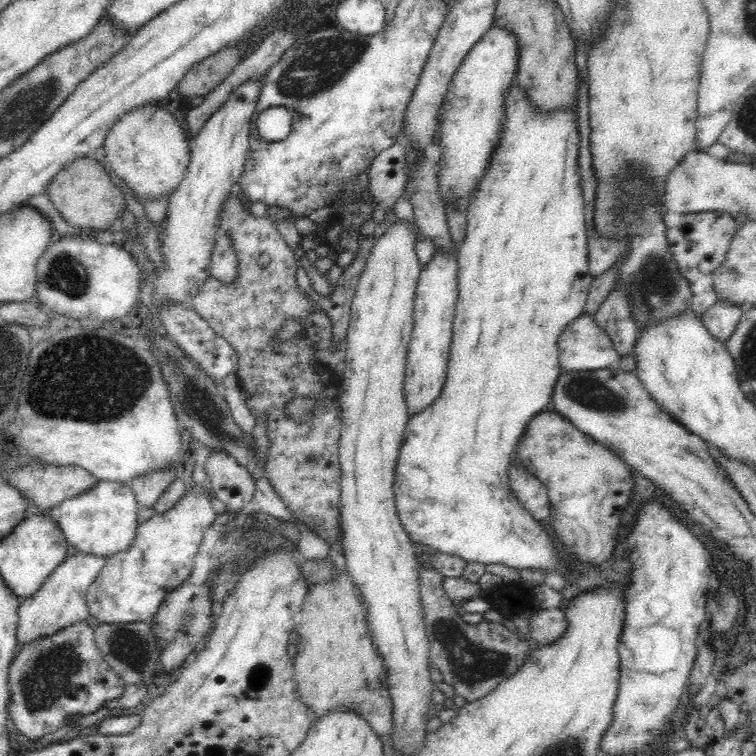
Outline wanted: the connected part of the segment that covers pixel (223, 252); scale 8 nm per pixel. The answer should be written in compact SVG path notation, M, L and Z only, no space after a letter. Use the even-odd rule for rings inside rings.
M224 232L215 238L215 245L211 254L211 276L220 280L220 284L226 287L236 280L238 259L234 250L231 236Z

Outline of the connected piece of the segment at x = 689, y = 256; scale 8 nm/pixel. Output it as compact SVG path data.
M704 211L683 215L676 226L666 230L668 251L680 275L688 279L690 284L695 284L704 276L710 276L710 274L712 276L724 262L737 229L738 225L734 223L734 216L728 213Z

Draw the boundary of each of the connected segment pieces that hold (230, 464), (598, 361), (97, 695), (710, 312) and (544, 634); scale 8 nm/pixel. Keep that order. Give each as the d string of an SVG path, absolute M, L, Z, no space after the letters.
M219 448L208 449L202 463L206 477L210 479L210 489L218 500L226 504L230 514L236 514L252 500L255 485L254 478L235 458Z
M585 311L560 332L557 348L562 371L609 369L619 358L606 331Z
M86 621L72 624L24 644L10 663L8 684L11 692L8 703L9 720L11 725L16 725L16 728L30 740L38 740L46 734L56 732L58 728L66 728L70 717L83 717L100 710L104 702L118 698L125 687L124 681L120 680L104 660L96 644L93 628Z
M718 299L700 317L707 329L718 338L718 341L726 343L728 336L738 326L743 312L741 306L736 306L727 300Z
M559 608L536 609L531 615L529 635L542 647L561 639L568 630L566 615Z

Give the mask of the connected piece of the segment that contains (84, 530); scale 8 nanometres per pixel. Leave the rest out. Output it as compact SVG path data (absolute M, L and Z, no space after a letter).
M99 480L87 492L70 496L58 504L60 517L58 526L70 546L80 552L95 554L96 556L112 556L124 548L128 548L138 522L138 505L136 497L128 485Z

